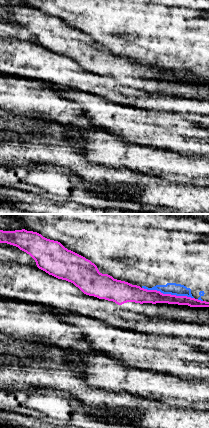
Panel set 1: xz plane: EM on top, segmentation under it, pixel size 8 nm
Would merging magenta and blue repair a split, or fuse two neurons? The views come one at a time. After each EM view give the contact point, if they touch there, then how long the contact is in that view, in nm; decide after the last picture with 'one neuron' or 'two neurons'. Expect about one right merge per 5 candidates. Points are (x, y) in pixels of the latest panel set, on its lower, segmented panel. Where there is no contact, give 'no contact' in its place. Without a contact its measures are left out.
meets magenta at (168, 294); contact 420 nm long

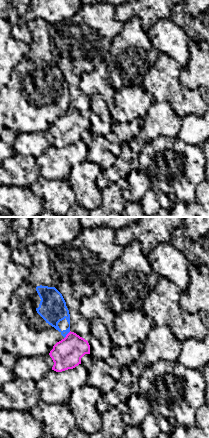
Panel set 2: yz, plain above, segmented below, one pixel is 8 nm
meets magenta at (66, 335); contact 80 nm long

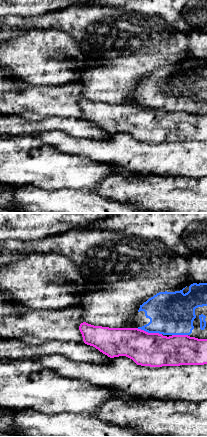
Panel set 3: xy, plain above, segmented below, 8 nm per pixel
meets magenta at (149, 333); contact 200 nm long

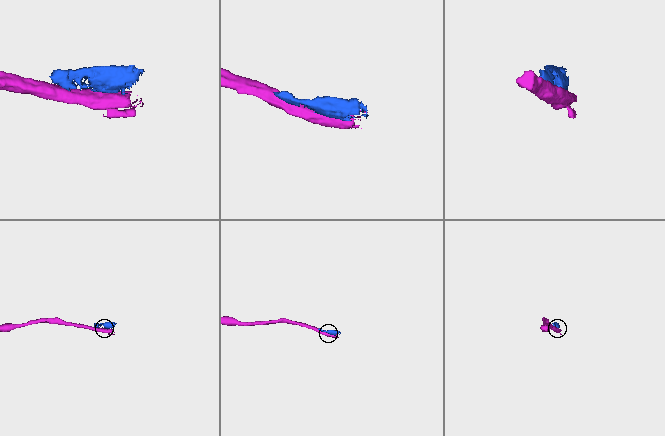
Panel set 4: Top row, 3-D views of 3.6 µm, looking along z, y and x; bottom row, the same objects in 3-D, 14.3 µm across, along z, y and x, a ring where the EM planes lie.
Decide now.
two neurons

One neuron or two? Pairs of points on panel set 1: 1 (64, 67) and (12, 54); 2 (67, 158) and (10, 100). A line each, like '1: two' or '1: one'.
1: one
2: two

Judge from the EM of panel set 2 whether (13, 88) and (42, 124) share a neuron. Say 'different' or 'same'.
same

